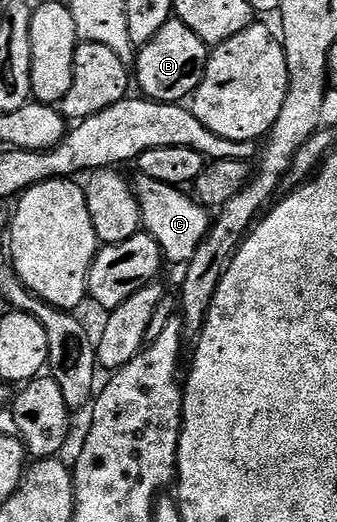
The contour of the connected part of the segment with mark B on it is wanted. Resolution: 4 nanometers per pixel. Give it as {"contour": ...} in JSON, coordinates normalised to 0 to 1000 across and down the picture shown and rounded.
{"contour":[[[510,33],[478,50],[475,61],[460,71],[409,92],[395,119],[398,157],[401,151],[412,157],[412,167],[424,172],[415,176],[439,190],[460,190],[469,197],[531,197],[552,192],[543,190],[552,182],[555,188],[576,184],[582,170],[591,169],[591,159],[602,153],[602,142],[614,130],[617,103],[617,84],[602,82],[596,71],[585,71],[585,63],[573,63],[573,56],[561,56],[561,48]]]}

